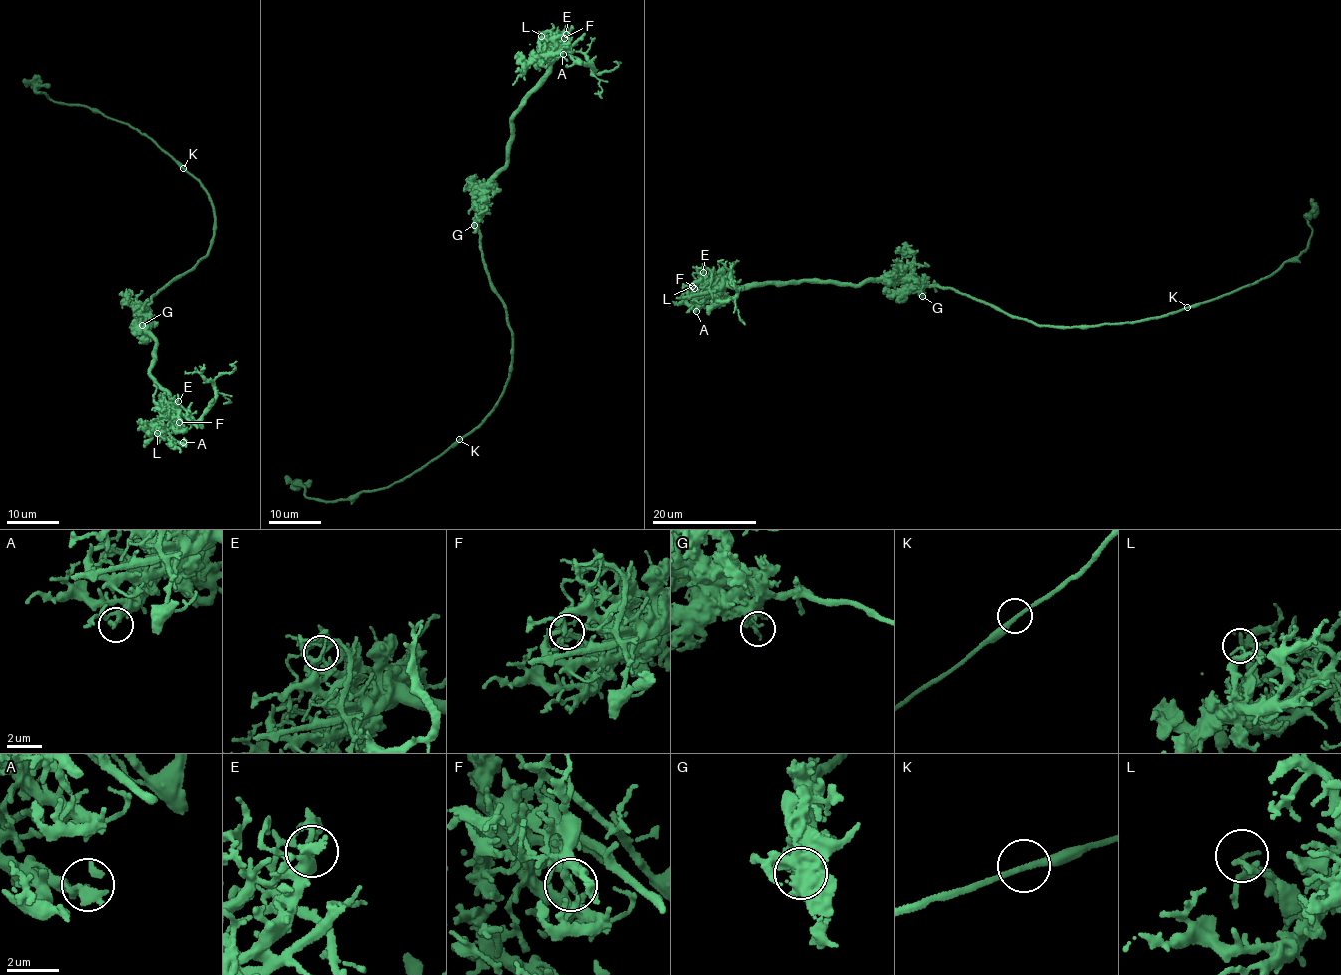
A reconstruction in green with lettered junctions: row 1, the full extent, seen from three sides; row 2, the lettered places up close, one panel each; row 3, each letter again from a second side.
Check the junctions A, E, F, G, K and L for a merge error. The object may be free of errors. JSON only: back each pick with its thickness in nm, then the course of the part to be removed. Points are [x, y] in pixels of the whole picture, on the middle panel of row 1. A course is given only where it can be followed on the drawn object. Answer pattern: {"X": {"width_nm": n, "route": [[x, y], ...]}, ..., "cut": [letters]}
{"E": {"width_nm": 160, "route": [[566, 33], [559, 35], [560, 41], [568, 48], [570, 56], [592, 68], [593, 72], [614, 68], [620, 62]]}, "cut": ["E"]}

